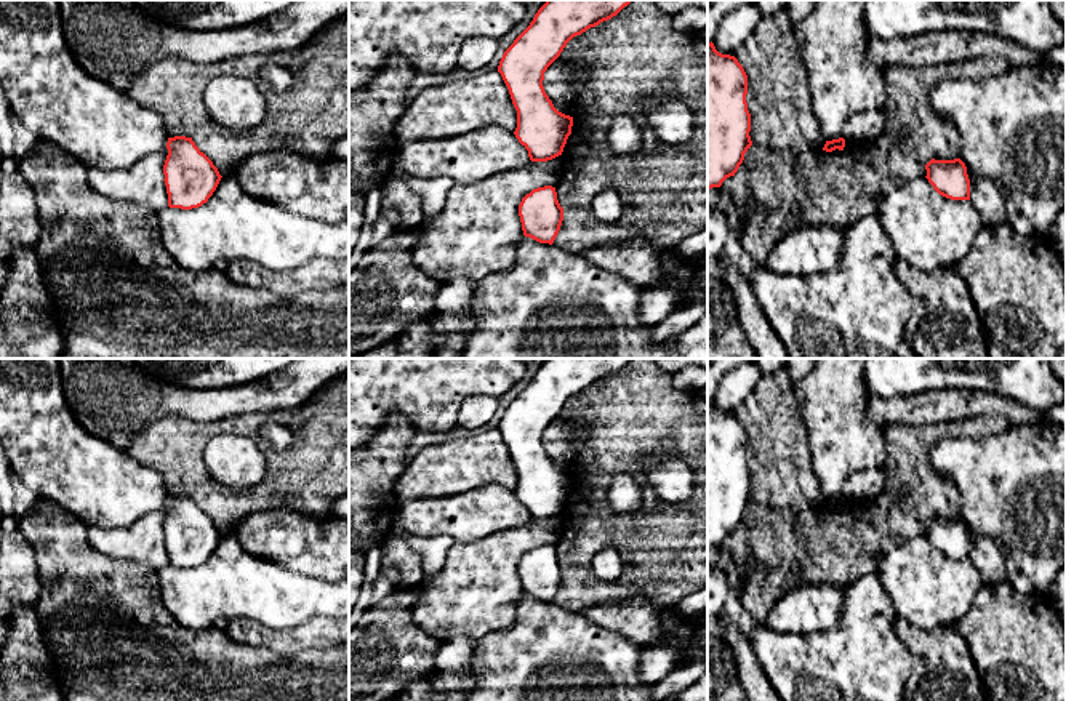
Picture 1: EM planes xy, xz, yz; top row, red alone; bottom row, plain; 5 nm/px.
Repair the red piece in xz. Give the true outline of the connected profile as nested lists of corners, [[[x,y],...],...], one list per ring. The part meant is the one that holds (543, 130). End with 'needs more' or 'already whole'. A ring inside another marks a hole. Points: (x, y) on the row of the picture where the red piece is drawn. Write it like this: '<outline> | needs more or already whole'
[[[546,0],[530,26],[504,51],[501,74],[517,110],[519,142],[531,162],[562,155],[573,117],[559,112],[544,91],[547,67],[567,43],[616,16],[631,0]]] | already whole

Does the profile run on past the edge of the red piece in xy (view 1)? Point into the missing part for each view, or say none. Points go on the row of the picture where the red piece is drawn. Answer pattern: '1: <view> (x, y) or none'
1: none

